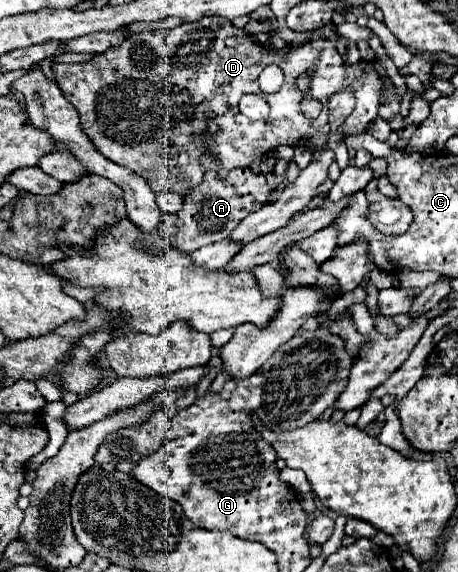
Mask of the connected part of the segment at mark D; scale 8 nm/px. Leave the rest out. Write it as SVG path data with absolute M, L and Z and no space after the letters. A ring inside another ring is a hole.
M220 18L216 24L220 26L200 28L196 24L196 30L188 30L180 24L174 30L130 34L122 44L112 46L102 54L94 54L92 60L78 64L52 64L60 90L80 114L82 130L108 160L134 172L154 172L164 164L188 166L182 170L180 184L174 180L172 172L168 172L166 178L156 180L156 184L164 190L186 190L186 186L194 188L202 184L204 174L196 160L200 146L210 146L212 152L220 156L220 178L226 178L232 168L248 168L254 160L270 154L280 144L296 146L314 136L320 136L324 142L328 134L328 100L342 88L350 86L358 102L358 116L350 116L344 122L346 134L364 132L378 116L382 82L370 62L362 62L362 68L360 64L344 68L344 60L338 50L316 32L309 35L302 50L284 48L270 52L264 46L256 46L250 34L234 36L236 26L232 22ZM266 64L278 64L284 70L286 80L280 92L266 94L266 100L270 102L270 116L254 122L240 114L238 100L248 92L262 94L256 78ZM303 74L312 76L310 96L324 104L322 114L314 120L308 120L302 114L300 100L304 94L294 88L294 78ZM208 120L216 120L218 124L214 138L208 136ZM176 138L184 138L184 144L176 146ZM180 148L184 148L184 154L174 152Z

